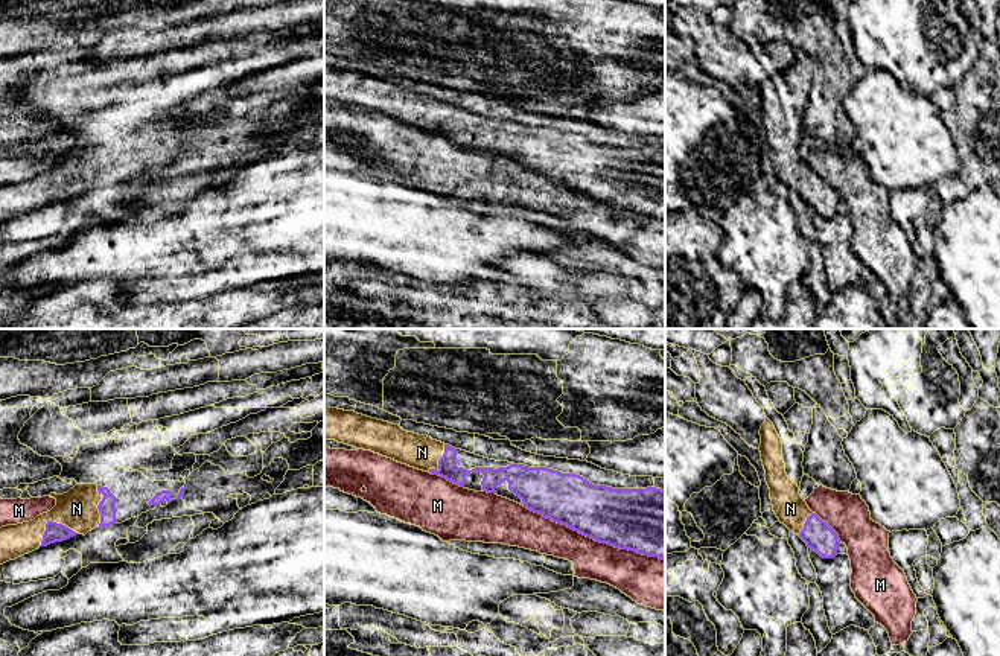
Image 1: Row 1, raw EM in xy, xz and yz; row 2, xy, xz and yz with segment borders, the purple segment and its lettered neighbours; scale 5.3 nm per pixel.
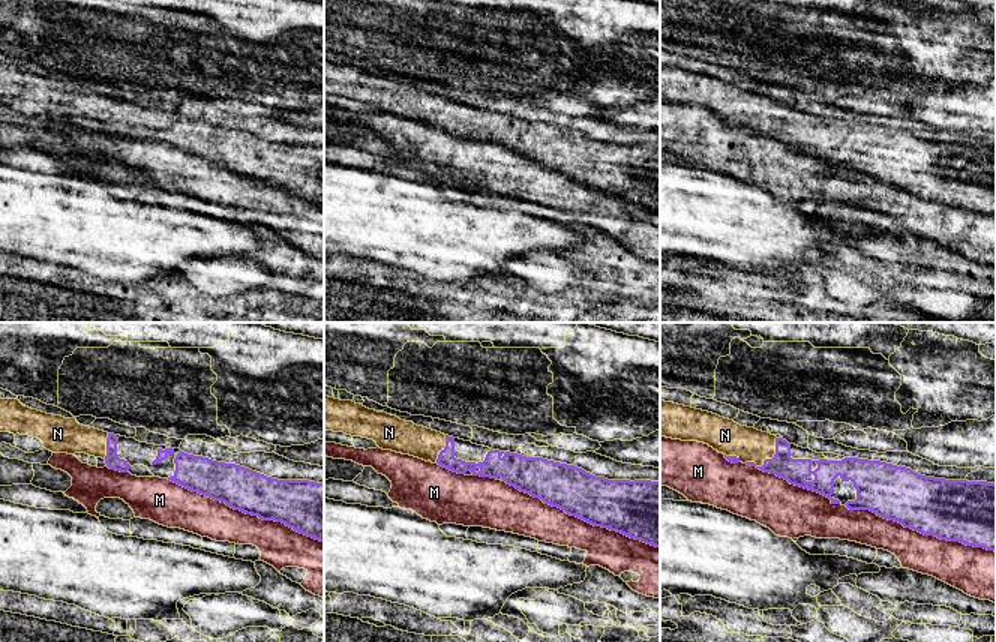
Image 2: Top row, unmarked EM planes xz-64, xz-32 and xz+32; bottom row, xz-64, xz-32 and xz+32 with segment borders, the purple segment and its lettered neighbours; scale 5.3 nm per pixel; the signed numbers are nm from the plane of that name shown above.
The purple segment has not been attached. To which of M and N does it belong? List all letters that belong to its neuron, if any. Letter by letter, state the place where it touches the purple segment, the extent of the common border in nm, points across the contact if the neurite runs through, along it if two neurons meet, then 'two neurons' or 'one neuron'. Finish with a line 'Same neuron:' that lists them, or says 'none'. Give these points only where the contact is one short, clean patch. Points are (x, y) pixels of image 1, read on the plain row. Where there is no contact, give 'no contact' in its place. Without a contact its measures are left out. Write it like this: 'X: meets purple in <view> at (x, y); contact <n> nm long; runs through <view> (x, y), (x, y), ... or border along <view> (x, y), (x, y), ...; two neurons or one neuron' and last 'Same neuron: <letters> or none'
M: meets purple in xz at (594, 198); contact 800 nm long; two neurons
N: meets purple in xy at (50, 180); contact 220 nm long; one neuron
Same neuron: N

